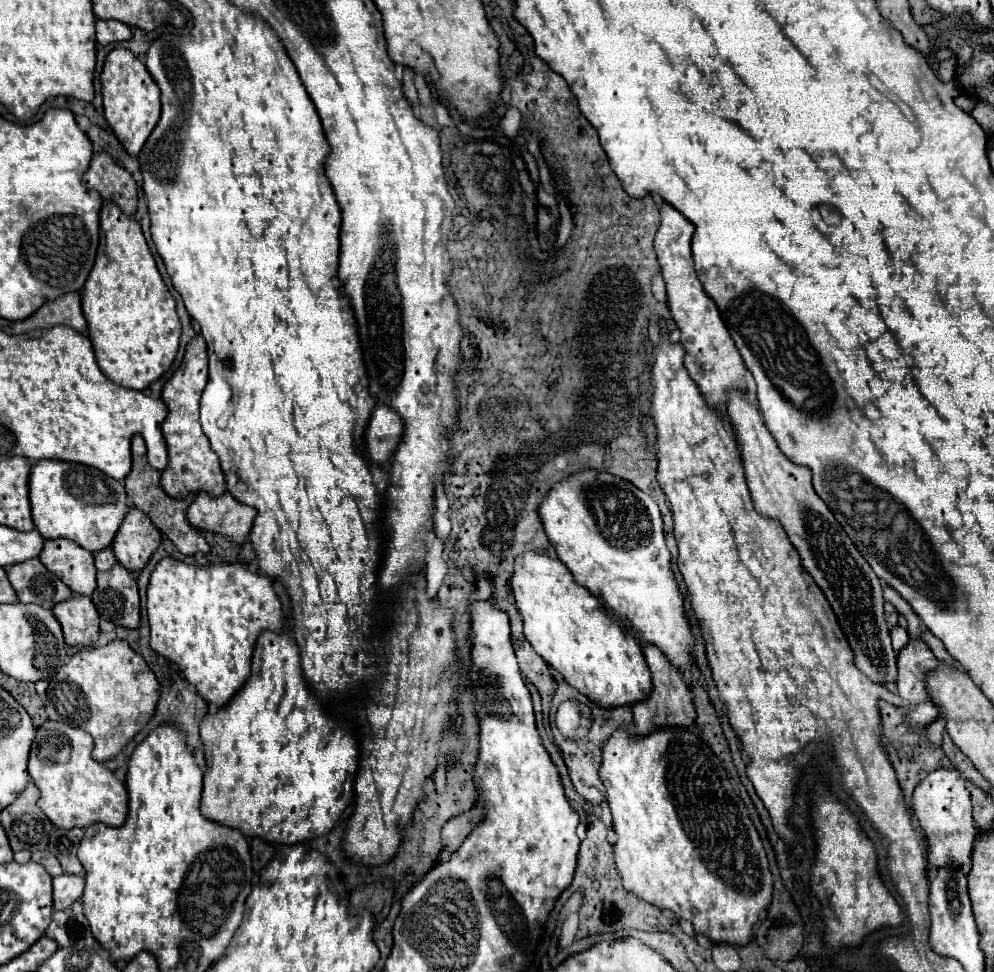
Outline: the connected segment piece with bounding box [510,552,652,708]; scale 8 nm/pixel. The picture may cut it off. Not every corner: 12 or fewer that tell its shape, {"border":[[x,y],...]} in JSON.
{"border":[[524,552],[524,636],[602,708],[652,680],[640,644],[558,558]]}

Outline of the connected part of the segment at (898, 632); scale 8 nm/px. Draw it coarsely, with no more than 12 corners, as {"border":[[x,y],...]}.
{"border":[[896,626],[890,632],[896,654],[908,644],[908,632]]}

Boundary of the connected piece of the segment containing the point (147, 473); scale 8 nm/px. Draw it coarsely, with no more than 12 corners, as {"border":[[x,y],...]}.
{"border":[[140,434],[132,438],[128,498],[182,554],[208,552],[186,520],[194,500],[170,498],[160,472],[146,460]]}

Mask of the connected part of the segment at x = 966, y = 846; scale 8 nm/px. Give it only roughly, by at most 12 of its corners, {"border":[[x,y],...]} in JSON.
{"border":[[930,772],[912,808],[928,862],[968,866],[978,830],[966,776]]}

